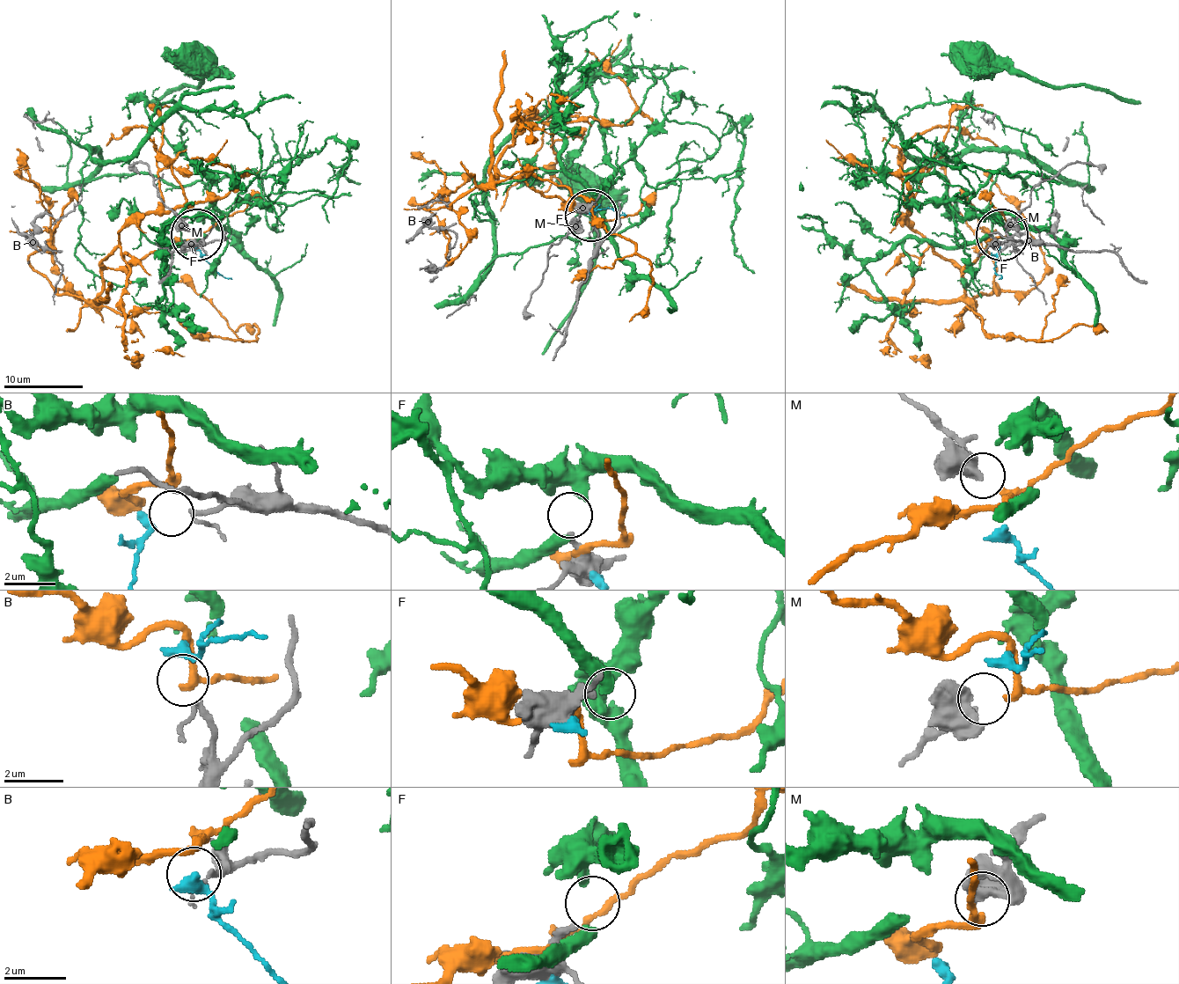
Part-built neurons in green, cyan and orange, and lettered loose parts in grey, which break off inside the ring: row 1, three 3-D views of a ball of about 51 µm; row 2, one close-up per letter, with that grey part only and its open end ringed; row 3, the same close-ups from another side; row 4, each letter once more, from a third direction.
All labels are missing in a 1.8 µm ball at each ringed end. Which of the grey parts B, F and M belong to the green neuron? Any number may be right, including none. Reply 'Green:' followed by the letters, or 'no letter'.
Green: no letter

